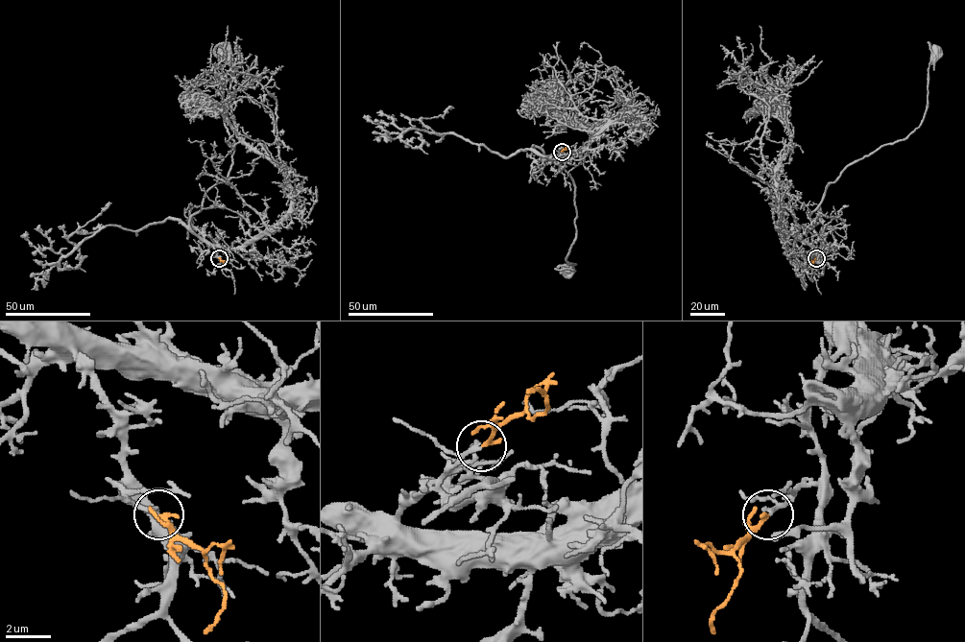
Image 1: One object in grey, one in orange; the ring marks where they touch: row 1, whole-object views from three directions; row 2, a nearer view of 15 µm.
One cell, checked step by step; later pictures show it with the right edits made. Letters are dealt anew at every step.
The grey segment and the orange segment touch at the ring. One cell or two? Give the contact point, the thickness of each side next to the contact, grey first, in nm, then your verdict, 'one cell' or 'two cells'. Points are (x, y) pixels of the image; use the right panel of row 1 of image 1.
(816, 258) | 200/220 nm | one cell

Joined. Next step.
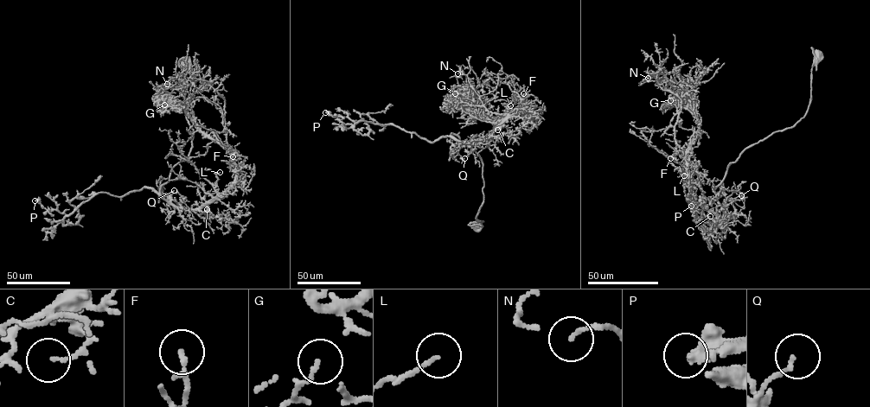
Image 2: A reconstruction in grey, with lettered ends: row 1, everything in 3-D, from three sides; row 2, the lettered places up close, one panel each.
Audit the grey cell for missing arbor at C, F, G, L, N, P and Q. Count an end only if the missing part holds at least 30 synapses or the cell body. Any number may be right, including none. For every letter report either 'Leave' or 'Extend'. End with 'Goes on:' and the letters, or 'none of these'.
C: Leave
F: Leave
G: Leave
L: Leave
N: Leave
P: Leave
Q: Leave
Goes on: none of these

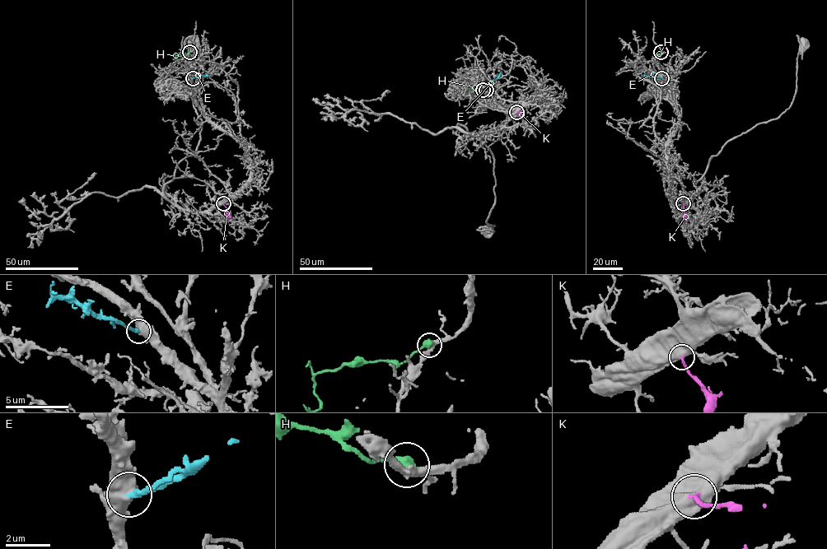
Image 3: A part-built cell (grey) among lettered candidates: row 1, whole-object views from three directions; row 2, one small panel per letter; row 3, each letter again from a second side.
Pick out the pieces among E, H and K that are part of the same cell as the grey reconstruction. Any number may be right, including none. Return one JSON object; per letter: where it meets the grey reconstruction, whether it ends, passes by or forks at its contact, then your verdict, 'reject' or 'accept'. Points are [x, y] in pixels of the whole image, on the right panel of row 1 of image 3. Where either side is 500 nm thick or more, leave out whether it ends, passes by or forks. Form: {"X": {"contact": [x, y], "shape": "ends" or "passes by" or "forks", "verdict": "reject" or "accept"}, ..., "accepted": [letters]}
{"E": {"contact": [661, 78], "verdict": "accept"}, "H": {"contact": [661, 52], "shape": "ends", "verdict": "reject"}, "K": {"contact": [683, 203], "verdict": "accept"}, "accepted": ["E", "K"]}

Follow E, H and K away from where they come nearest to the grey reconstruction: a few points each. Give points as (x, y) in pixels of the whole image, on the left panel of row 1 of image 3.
E: (193, 78), (198, 74), (206, 75)
H: (189, 52), (175, 56), (175, 60)
K: (223, 203), (230, 216), (228, 222)

